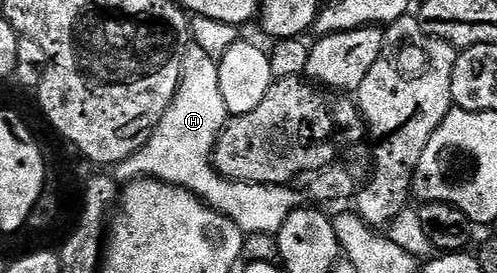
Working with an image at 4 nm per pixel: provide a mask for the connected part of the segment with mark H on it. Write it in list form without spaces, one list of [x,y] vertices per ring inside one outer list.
[[[190,45],[183,60],[181,83],[167,112],[154,128],[148,142],[112,167],[112,177],[121,184],[136,182],[138,178],[156,178],[158,182],[182,186],[212,206],[218,214],[230,218],[246,235],[276,235],[291,212],[302,209],[301,194],[293,190],[297,188],[234,182],[213,167],[213,149],[217,146],[217,137],[225,129],[231,114],[223,104],[223,92],[219,90],[219,70],[218,59],[209,56],[201,47]]]

